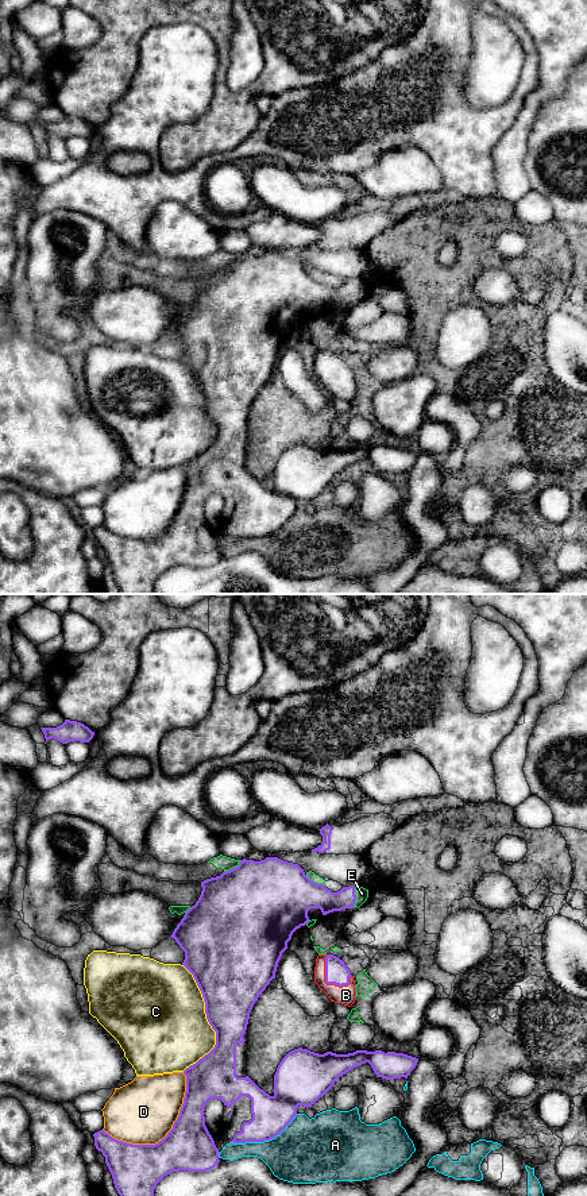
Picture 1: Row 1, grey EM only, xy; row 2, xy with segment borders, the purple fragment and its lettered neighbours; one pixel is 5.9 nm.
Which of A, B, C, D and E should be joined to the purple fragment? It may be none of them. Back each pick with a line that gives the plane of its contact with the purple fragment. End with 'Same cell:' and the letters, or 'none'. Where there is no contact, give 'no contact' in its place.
B: meets purple in xy
Same cell: B

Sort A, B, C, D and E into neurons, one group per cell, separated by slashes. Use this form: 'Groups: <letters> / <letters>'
Groups: A / B / C / D / E

